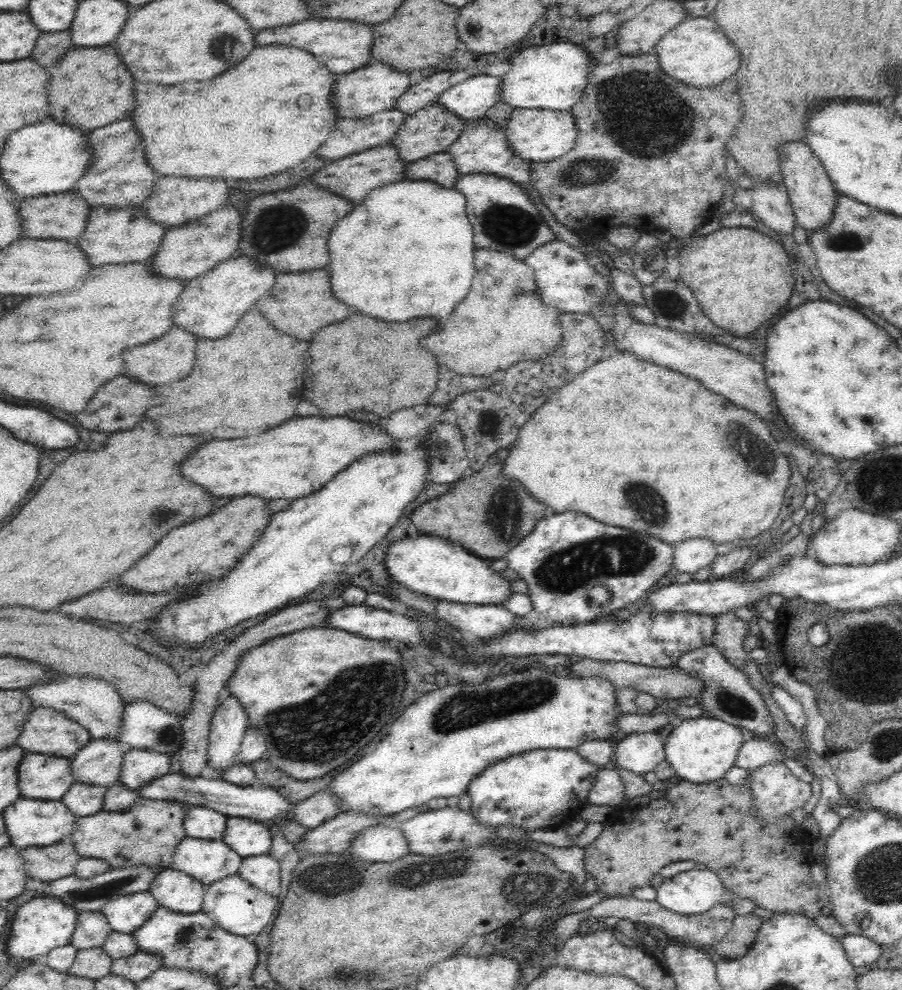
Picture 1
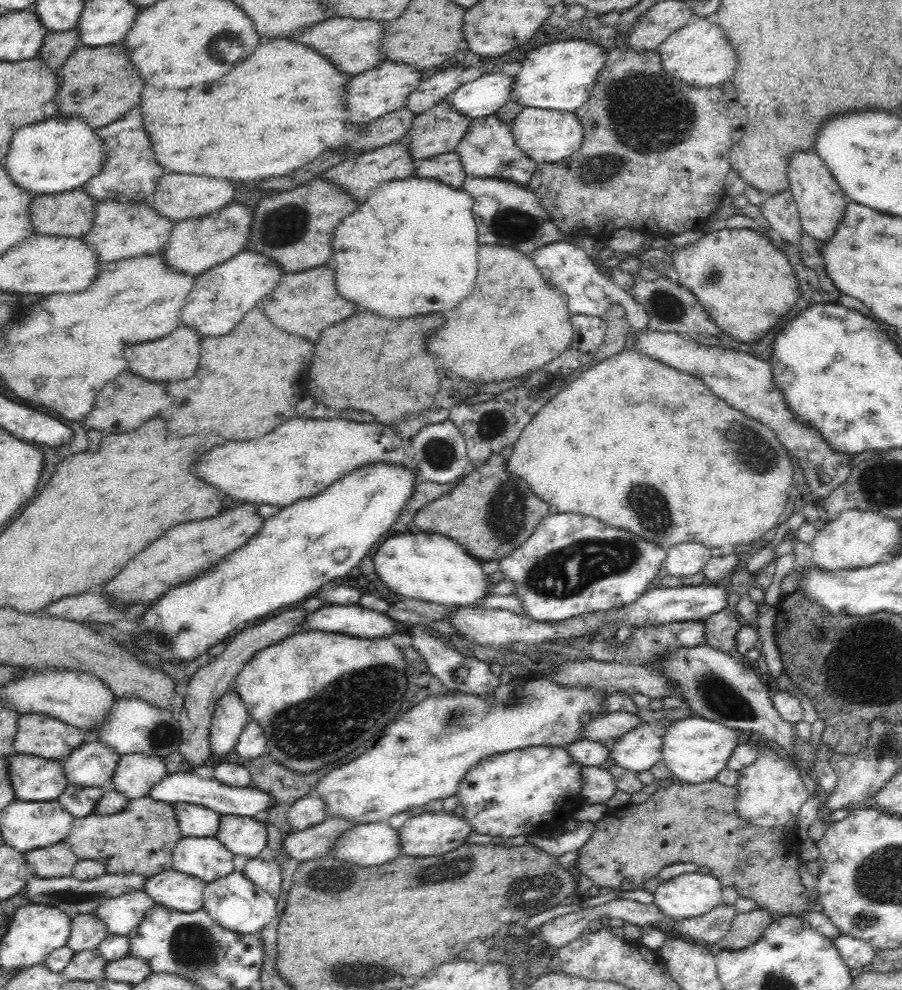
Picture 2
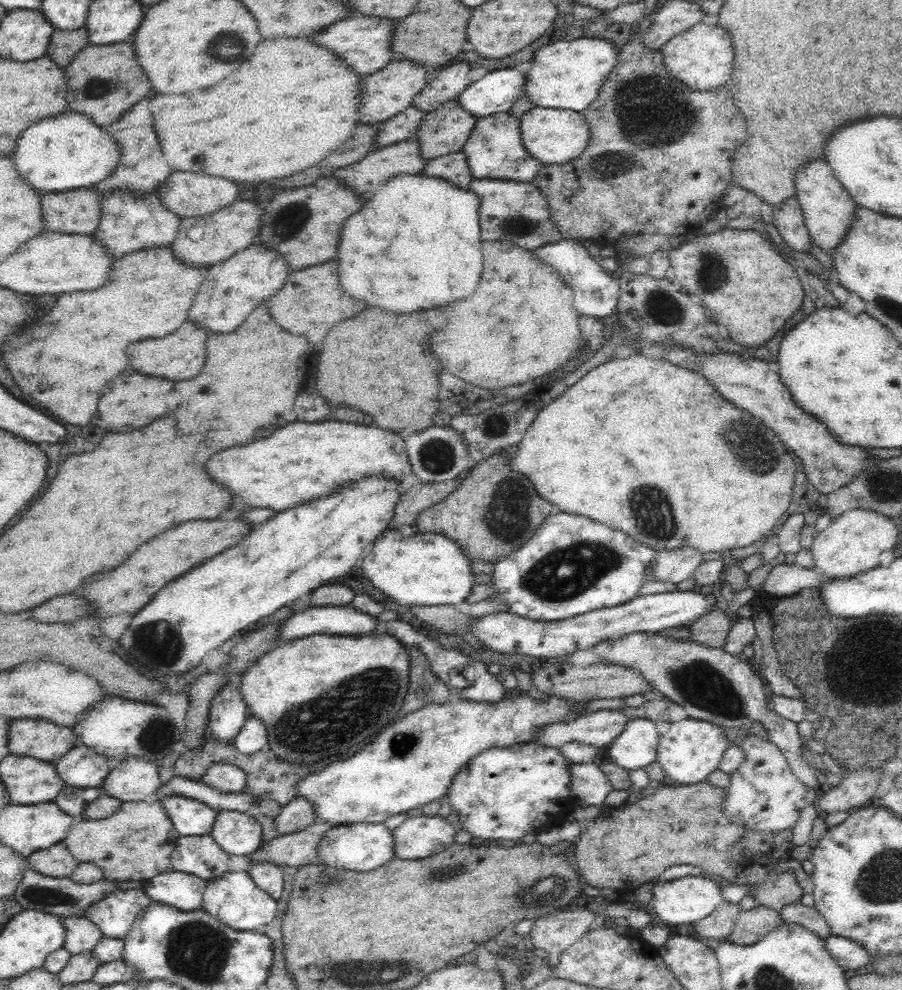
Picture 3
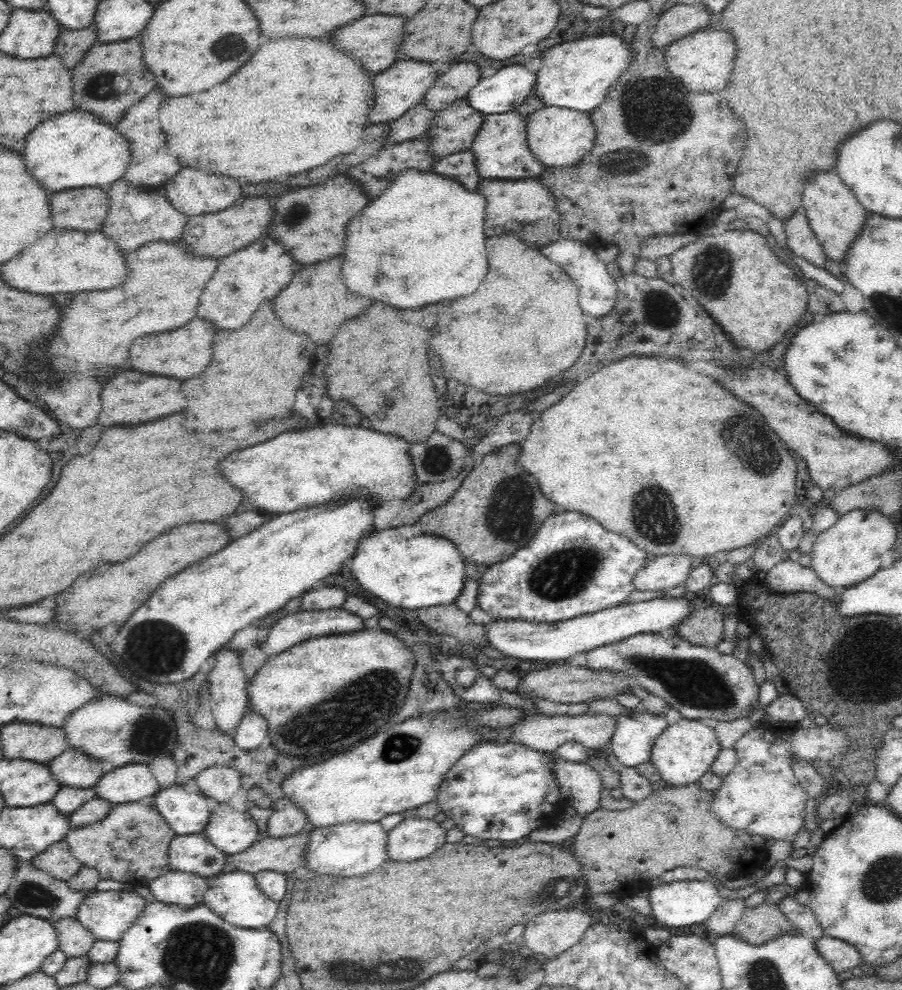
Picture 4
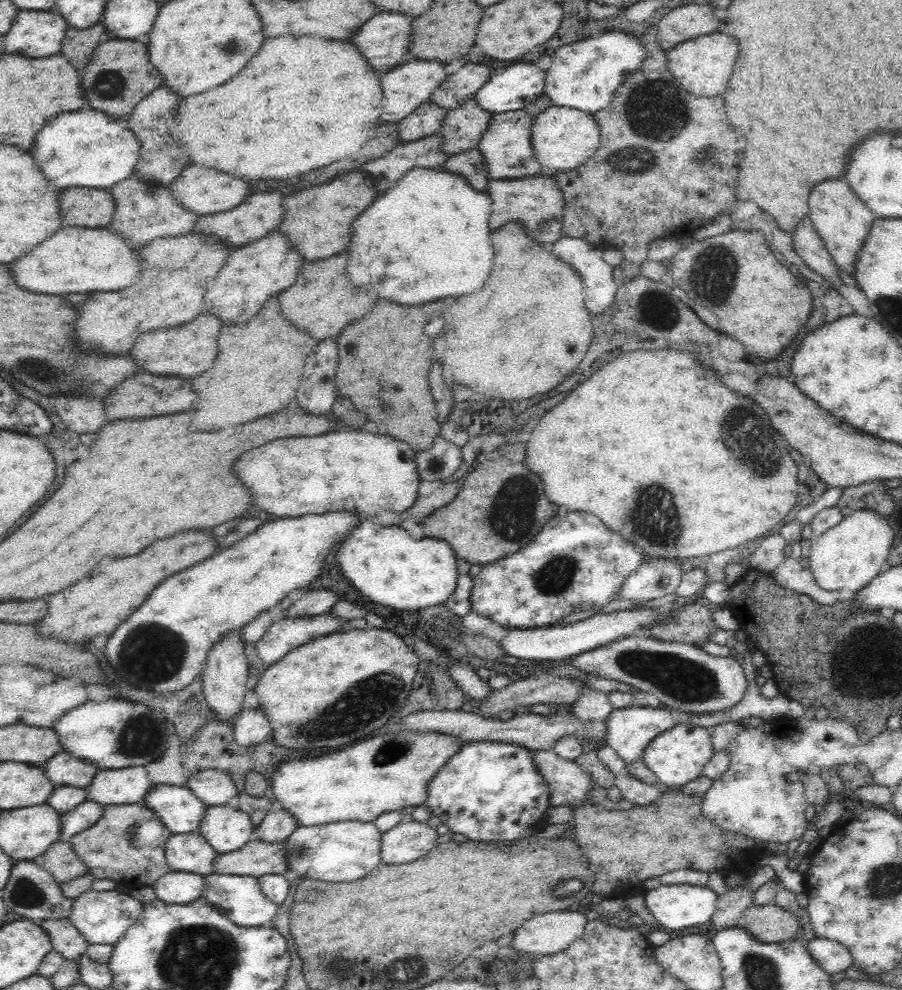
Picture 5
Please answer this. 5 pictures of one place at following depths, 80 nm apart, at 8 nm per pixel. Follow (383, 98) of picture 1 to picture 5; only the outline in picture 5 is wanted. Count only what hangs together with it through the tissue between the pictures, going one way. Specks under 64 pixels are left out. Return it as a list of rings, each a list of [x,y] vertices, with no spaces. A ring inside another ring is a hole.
[[[416,60],[416,62],[408,62],[402,64],[398,68],[394,68],[392,72],[388,72],[386,76],[382,76],[382,88],[384,88],[384,122],[400,122],[403,118],[411,115],[417,108],[426,104],[432,93],[447,78],[448,72],[444,69],[446,63],[434,60]]]

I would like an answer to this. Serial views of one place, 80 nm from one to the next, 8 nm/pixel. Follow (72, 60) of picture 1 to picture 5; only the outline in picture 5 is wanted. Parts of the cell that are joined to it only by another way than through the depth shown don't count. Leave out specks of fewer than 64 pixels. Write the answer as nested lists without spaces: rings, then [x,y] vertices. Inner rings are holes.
[[[105,39],[92,53],[84,70],[84,90],[92,108],[106,112],[114,120],[124,123],[134,107],[156,88],[162,86],[162,76],[148,60],[147,44],[142,40]]]

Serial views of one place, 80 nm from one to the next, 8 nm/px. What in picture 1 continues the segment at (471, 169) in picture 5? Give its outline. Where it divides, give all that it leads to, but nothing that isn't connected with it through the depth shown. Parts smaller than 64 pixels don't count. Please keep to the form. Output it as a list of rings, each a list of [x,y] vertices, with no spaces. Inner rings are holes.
[[[446,152],[436,153],[409,163],[405,178],[408,180],[431,180],[444,188],[454,189],[459,176],[453,156]]]

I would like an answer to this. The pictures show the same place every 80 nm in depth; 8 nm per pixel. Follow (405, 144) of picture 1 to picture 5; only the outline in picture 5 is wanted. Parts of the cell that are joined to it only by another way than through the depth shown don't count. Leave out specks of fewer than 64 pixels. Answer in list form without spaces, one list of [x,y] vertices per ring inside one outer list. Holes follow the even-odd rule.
[[[475,97],[465,100],[458,108],[449,110],[438,132],[443,136],[443,151],[451,156],[478,149],[493,115],[480,108]]]

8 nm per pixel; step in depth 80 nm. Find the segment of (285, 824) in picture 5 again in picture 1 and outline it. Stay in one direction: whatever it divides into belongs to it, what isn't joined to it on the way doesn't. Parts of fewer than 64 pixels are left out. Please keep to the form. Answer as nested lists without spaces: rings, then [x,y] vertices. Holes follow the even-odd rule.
[[[330,791],[316,792],[312,796],[295,804],[291,813],[292,820],[312,829],[340,813],[338,799]]]

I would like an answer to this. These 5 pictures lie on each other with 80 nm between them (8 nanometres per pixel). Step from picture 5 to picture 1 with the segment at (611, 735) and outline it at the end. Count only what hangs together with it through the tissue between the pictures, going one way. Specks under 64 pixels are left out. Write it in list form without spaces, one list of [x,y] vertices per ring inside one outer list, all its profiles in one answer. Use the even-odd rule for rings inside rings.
[[[658,732],[628,734],[621,742],[614,744],[613,755],[616,756],[616,766],[635,774],[651,772],[665,760],[665,746],[660,740]]]

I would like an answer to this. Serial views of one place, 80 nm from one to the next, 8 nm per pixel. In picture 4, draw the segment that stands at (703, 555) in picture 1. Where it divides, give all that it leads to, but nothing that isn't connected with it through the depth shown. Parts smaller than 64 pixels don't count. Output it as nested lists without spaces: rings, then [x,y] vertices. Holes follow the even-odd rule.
[[[658,555],[634,574],[632,590],[664,594],[667,590],[684,585],[690,571],[688,555]]]

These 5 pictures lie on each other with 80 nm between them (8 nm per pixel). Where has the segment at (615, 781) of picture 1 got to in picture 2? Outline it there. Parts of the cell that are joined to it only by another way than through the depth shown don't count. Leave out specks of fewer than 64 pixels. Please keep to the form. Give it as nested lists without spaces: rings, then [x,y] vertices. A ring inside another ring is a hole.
[[[580,766],[582,774],[582,787],[579,796],[584,798],[589,804],[605,804],[608,802],[617,787],[615,779],[598,766]]]

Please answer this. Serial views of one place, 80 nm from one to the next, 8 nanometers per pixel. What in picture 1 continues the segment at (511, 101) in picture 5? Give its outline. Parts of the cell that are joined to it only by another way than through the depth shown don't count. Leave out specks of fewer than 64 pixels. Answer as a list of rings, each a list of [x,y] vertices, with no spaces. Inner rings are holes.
[[[474,75],[437,98],[446,110],[466,121],[482,118],[500,100],[501,77],[492,75]]]

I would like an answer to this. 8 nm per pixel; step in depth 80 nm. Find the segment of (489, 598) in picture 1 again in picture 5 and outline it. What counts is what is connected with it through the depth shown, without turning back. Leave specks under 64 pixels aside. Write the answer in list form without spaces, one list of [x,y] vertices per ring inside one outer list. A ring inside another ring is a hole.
[[[362,519],[352,528],[350,536],[334,550],[336,568],[362,594],[382,606],[398,610],[418,610],[442,604],[456,588],[456,556],[452,547],[443,540],[424,537],[413,540],[400,526],[384,526]]]

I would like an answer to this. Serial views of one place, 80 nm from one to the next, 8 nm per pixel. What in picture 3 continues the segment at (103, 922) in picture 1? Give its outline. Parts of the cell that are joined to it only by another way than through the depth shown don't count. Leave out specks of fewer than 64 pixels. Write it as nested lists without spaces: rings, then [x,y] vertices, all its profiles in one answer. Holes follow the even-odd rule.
[[[62,917],[60,923],[64,927],[62,947],[74,956],[83,952],[91,952],[102,938],[100,929],[86,917]]]

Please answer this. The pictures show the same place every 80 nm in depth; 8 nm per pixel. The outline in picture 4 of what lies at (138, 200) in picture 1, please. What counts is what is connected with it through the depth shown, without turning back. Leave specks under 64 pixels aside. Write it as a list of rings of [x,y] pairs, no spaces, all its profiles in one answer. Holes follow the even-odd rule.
[[[152,90],[144,100],[133,104],[124,115],[124,118],[115,125],[120,134],[123,134],[130,145],[131,161],[123,176],[130,184],[146,188],[159,188],[180,172],[182,166],[174,158],[170,158],[169,144],[158,120],[158,108],[164,96],[160,90]]]

